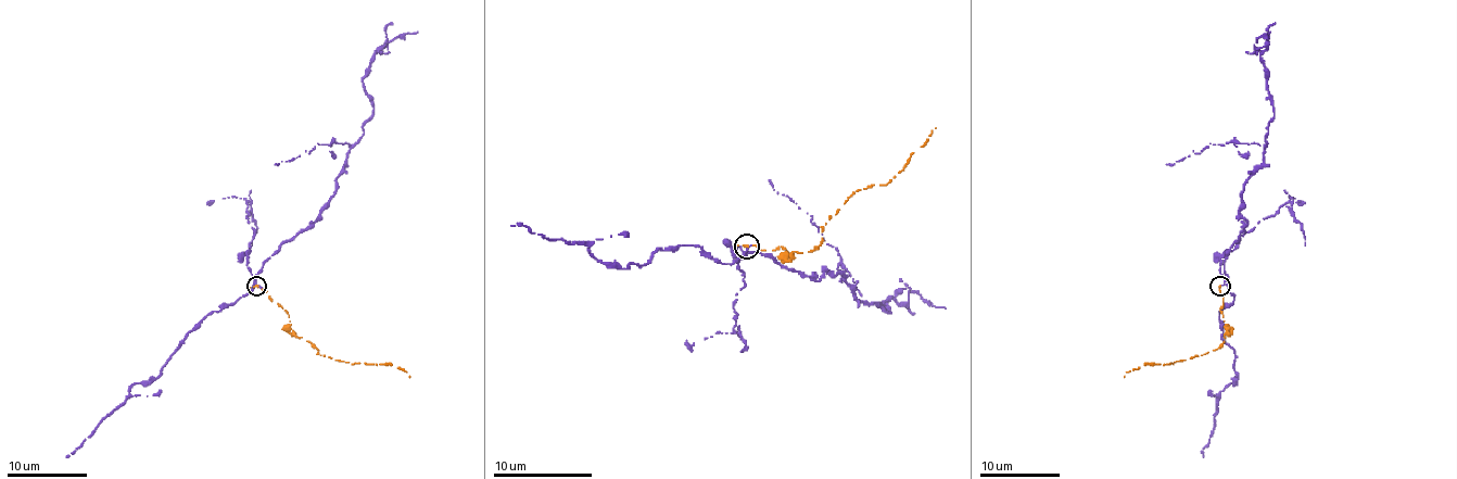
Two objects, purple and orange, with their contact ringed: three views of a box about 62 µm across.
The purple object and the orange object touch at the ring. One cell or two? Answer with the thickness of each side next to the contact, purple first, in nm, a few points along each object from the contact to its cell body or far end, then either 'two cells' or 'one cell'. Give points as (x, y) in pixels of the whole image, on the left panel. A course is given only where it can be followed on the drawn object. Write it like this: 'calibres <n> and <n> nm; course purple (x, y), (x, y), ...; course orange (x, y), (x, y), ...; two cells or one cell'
calibres 160 and 220 nm; course purple (257, 286), (263, 264), (334, 193), (349, 148), (372, 114), (363, 76), (372, 53), (417, 32); course orange (257, 286), (286, 310), (291, 329), (322, 355), (389, 364), (407, 372), (409, 377); two cells

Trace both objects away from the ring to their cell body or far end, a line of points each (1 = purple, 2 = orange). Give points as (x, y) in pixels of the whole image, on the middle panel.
1: (747, 248), (807, 275), (844, 273), (858, 300), (890, 313), (878, 305), (906, 288), (945, 307)
2: (747, 246), (813, 251), (828, 218), (856, 191), (885, 184), (902, 169), (935, 127)

